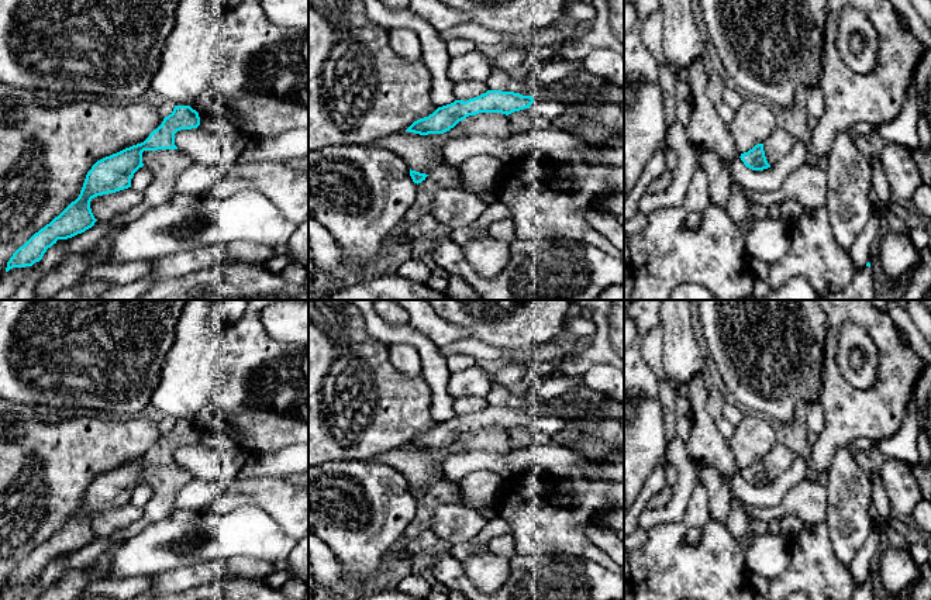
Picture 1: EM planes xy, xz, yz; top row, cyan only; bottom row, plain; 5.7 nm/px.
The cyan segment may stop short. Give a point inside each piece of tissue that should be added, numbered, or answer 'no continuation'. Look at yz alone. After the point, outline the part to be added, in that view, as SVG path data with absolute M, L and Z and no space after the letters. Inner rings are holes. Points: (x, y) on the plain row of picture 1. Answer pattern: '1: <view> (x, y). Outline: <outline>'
no continuation

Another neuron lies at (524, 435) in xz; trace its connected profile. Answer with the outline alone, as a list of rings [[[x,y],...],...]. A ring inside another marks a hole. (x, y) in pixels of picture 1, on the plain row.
[[[524,424],[508,430],[507,437],[514,448],[525,448],[537,444],[554,445],[552,437],[537,431],[530,424]]]

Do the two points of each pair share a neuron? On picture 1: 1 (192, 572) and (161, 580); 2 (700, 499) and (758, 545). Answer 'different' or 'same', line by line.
1: same
2: different

